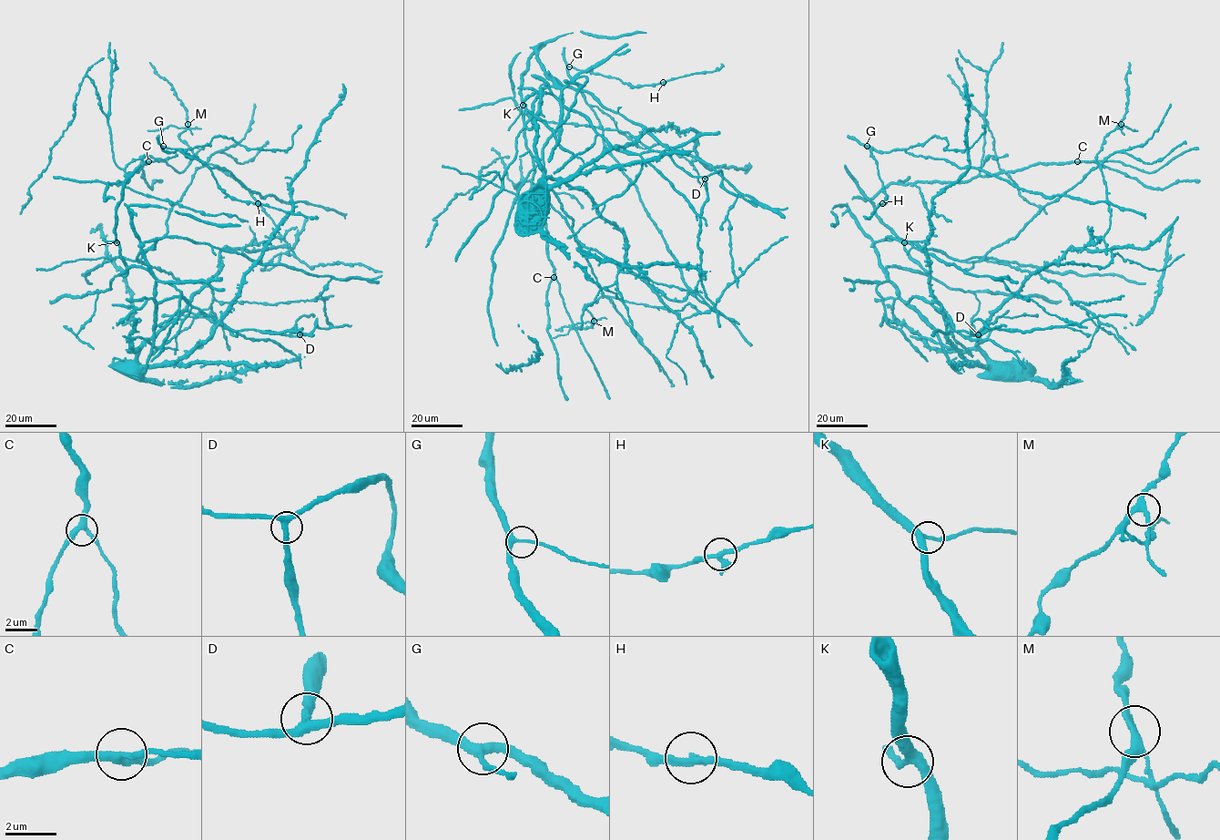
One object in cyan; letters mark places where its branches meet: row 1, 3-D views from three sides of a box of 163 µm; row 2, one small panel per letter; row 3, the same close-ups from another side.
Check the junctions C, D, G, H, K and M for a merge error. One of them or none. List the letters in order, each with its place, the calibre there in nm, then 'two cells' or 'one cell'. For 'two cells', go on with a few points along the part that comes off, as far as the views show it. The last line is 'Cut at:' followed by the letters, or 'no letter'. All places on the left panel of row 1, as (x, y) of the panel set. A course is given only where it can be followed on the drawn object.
C: place (148, 161); calibre 320 nm; one cell
D: place (299, 334); calibre 320 nm; one cell
G: place (163, 146); calibre 280 nm; one cell
H: place (258, 203); calibre 260 nm; one cell
K: place (116, 242); calibre 320 nm; one cell
M: place (188, 124); calibre 240 nm; two cells; course (188, 124), (188, 128), (169, 125), (162, 130), (147, 130)
Cut at: M

